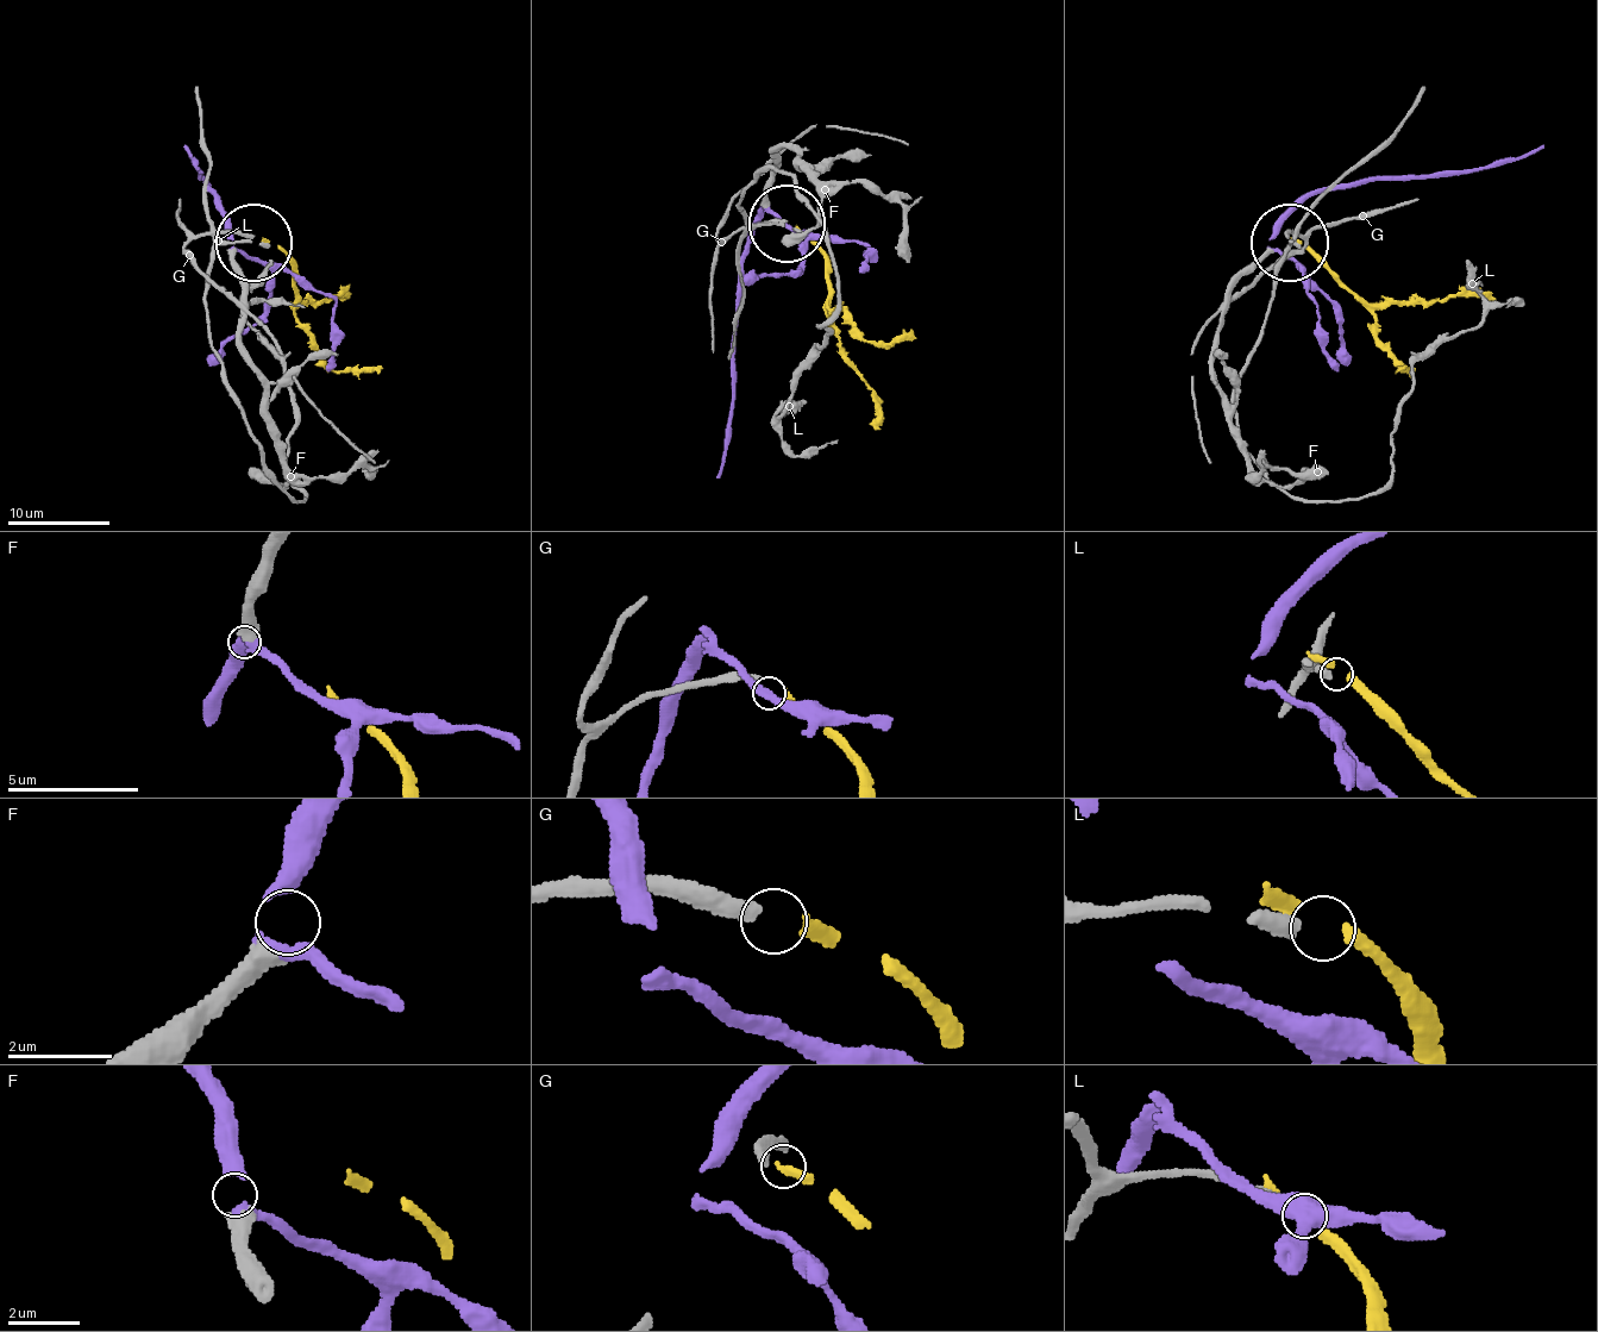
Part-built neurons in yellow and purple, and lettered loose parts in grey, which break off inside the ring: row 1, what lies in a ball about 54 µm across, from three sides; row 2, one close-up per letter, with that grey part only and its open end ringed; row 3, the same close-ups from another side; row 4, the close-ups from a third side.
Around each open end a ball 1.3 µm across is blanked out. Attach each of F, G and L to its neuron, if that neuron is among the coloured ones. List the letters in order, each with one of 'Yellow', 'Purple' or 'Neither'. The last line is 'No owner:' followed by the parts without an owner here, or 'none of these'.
F: Purple
G: Yellow
L: Neither
No owner: L

